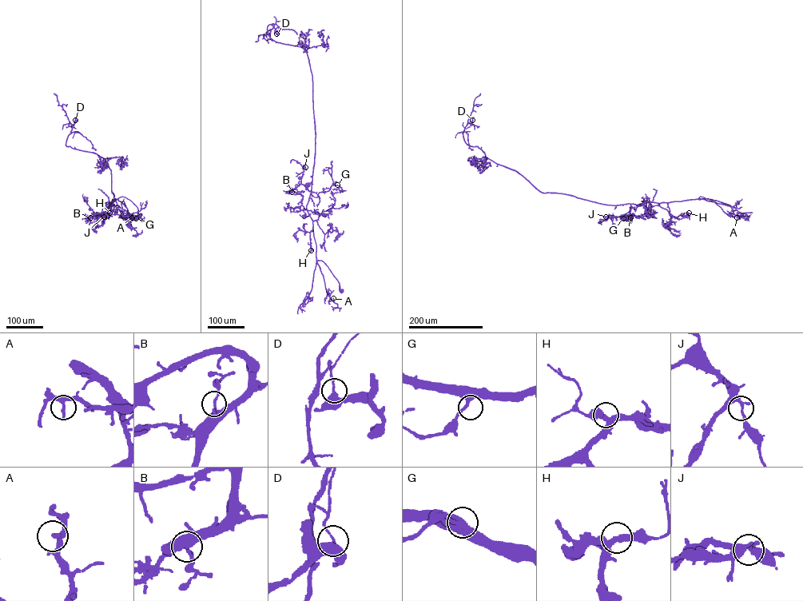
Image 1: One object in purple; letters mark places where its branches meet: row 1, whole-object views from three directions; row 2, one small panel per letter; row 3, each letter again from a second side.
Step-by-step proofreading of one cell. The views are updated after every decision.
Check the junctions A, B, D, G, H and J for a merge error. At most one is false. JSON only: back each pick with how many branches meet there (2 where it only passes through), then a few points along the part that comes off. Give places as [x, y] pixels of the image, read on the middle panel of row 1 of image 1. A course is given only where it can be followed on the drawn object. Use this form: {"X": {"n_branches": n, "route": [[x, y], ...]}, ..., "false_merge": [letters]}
{"D": {"n_branches": 2}, "false_merge": ["D"]}

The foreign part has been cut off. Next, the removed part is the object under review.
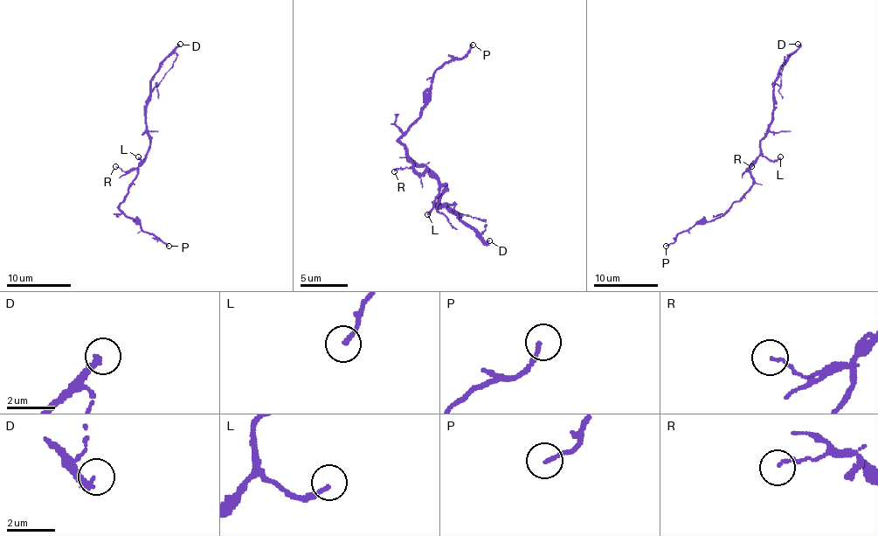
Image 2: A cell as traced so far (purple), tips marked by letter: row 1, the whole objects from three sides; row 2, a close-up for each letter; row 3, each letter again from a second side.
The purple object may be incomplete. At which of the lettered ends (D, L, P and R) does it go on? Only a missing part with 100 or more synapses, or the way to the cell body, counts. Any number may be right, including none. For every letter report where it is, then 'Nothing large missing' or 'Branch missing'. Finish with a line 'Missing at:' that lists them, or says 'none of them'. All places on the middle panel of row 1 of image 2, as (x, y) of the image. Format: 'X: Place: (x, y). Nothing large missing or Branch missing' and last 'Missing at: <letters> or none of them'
D: Place: (489, 240). Branch missing
L: Place: (427, 214). Nothing large missing
P: Place: (473, 45). Nothing large missing
R: Place: (394, 171). Nothing large missing
Missing at: D

